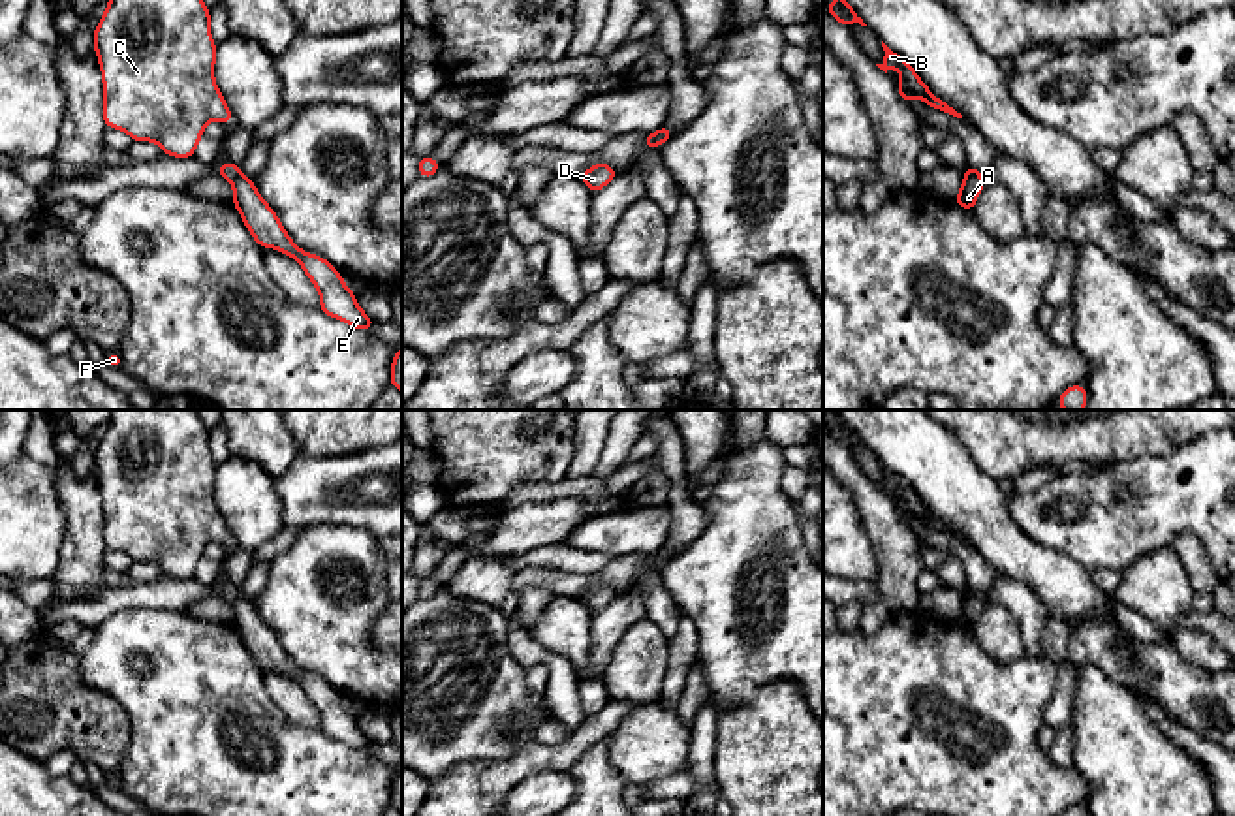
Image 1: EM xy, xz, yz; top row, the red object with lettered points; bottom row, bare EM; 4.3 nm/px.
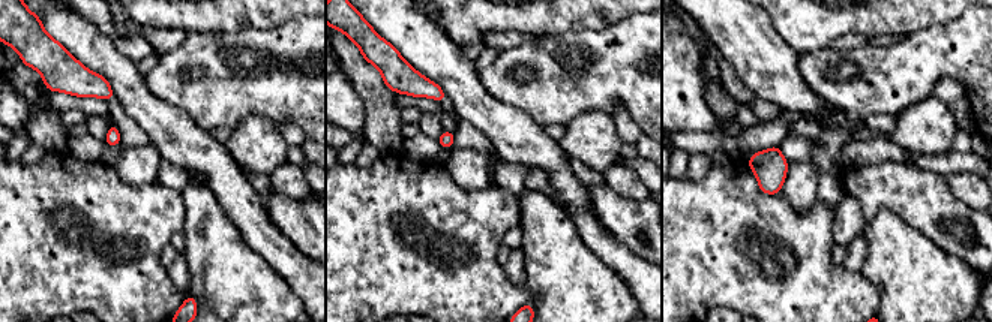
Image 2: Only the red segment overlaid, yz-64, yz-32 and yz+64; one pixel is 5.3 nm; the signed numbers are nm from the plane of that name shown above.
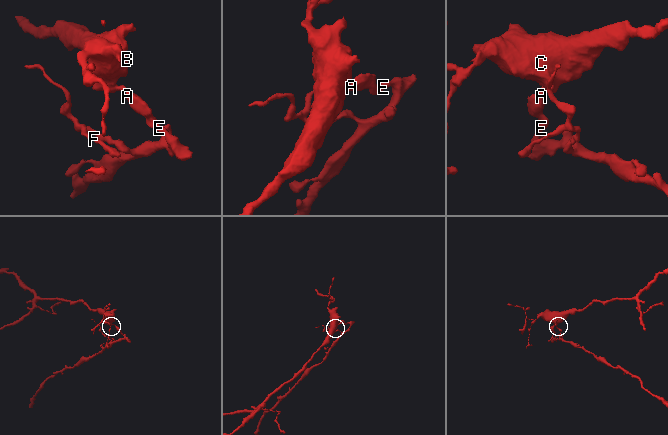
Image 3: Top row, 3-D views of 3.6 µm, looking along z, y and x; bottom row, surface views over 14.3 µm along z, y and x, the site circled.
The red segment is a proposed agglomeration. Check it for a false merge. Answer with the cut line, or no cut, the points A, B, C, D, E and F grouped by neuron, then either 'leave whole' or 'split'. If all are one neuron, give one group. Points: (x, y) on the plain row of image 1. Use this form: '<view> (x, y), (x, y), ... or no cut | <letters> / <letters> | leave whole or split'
xy (239, 595), (232, 604) | A E F / B C D | split

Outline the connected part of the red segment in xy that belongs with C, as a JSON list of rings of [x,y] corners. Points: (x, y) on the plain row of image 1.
[[[111,410],[94,451],[103,500],[103,541],[133,562],[154,562],[167,577],[192,579],[211,541],[233,543],[214,504],[211,432],[197,410]]]

